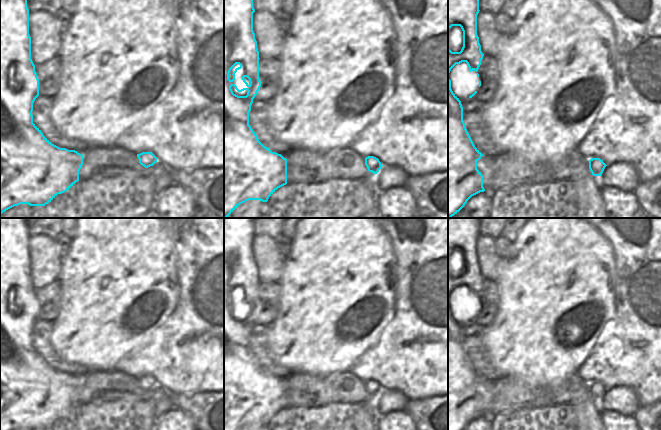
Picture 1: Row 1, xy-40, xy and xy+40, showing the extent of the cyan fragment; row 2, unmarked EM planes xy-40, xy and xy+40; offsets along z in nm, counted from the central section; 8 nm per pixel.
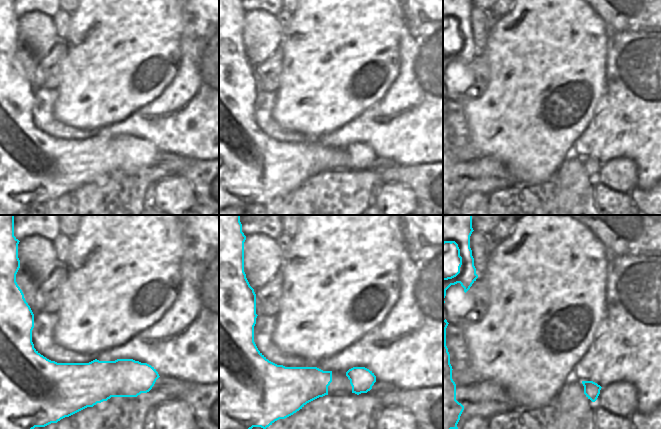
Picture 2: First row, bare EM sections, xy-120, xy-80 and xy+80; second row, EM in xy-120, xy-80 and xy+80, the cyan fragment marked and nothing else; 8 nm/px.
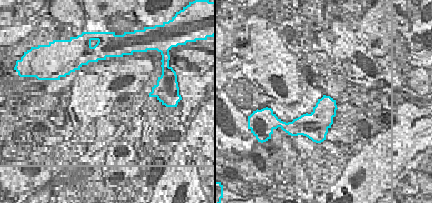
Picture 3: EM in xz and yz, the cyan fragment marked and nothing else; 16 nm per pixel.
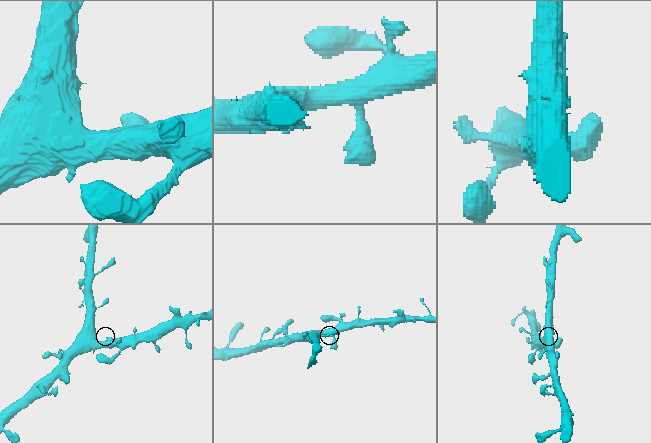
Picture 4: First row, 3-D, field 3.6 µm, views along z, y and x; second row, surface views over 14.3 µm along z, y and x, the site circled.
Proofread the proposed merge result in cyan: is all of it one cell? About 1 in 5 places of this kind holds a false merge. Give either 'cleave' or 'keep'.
keep

